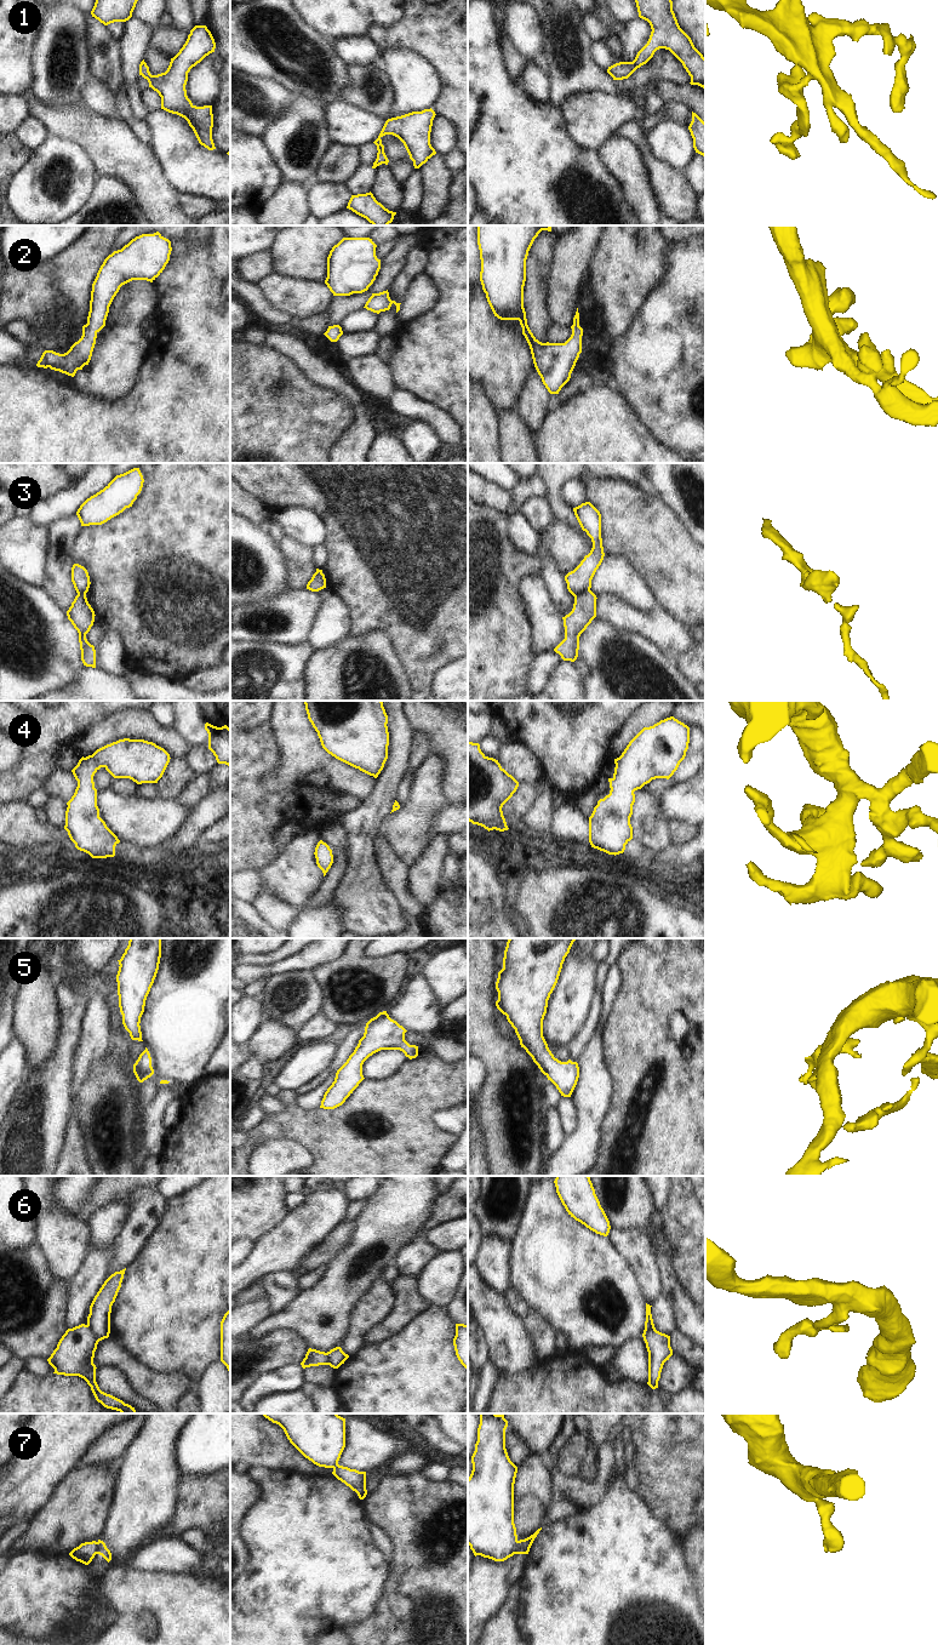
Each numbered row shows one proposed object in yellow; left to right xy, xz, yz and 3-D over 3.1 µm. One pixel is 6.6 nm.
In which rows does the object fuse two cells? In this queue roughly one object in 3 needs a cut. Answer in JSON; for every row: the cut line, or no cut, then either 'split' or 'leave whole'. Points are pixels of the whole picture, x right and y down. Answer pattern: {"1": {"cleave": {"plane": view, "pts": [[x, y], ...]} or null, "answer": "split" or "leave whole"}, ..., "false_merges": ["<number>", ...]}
{"1": {"cleave": null, "answer": "leave whole"}, "2": {"cleave": null, "answer": "leave whole"}, "3": {"cleave": {"plane": "yz", "pts": [[589, 589], [575, 598]]}, "answer": "split"}, "4": {"cleave": null, "answer": "leave whole"}, "5": {"cleave": null, "answer": "leave whole"}, "6": {"cleave": {"plane": "xy", "pts": [[86, 1325], [98, 1341]]}, "answer": "split"}, "7": {"cleave": {"plane": "yz", "pts": [[519, 1541], [519, 1551], [516, 1553]]}, "answer": "split"}, "false_merges": ["3", "6", "7"]}

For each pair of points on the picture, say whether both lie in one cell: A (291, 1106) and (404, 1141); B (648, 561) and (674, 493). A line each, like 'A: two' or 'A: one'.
A: one
B: two

